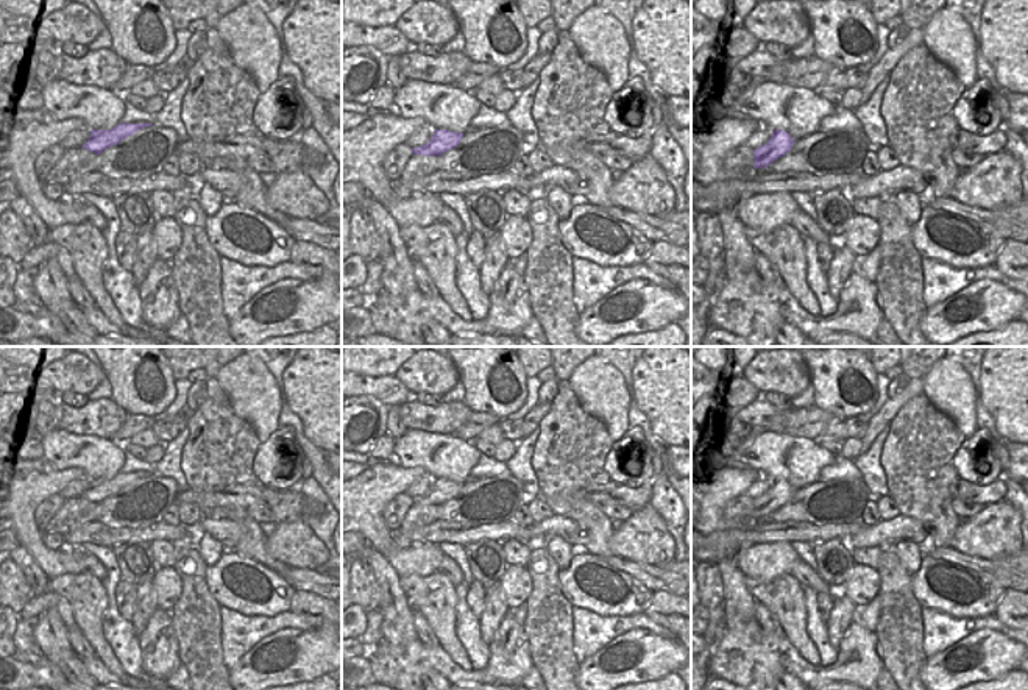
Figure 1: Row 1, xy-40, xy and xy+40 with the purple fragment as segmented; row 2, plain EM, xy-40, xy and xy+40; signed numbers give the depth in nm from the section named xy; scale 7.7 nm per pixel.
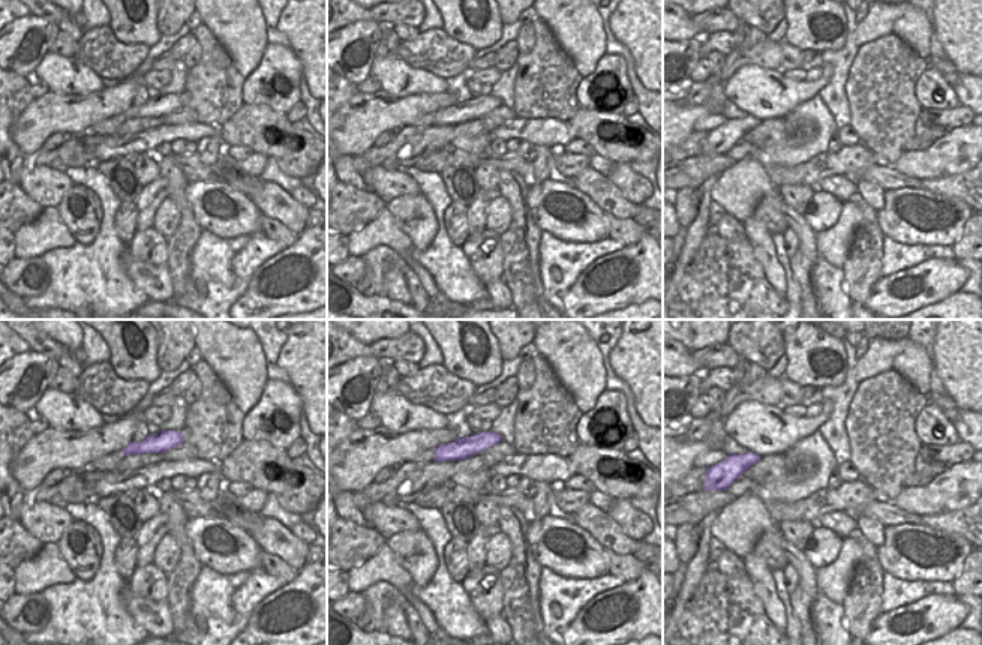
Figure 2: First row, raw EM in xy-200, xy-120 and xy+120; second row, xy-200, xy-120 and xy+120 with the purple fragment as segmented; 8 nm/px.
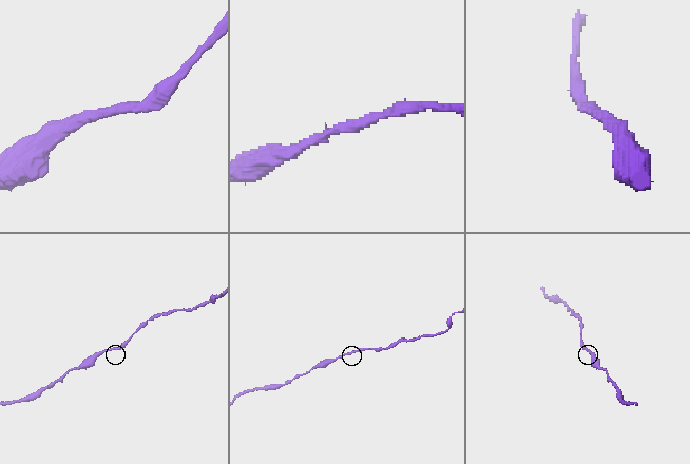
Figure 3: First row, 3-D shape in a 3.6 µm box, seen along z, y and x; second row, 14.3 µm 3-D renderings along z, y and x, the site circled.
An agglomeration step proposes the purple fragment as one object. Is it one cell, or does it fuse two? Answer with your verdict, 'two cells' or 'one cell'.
one cell

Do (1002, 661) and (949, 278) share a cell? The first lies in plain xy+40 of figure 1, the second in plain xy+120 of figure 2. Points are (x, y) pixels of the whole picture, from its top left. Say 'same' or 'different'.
same

